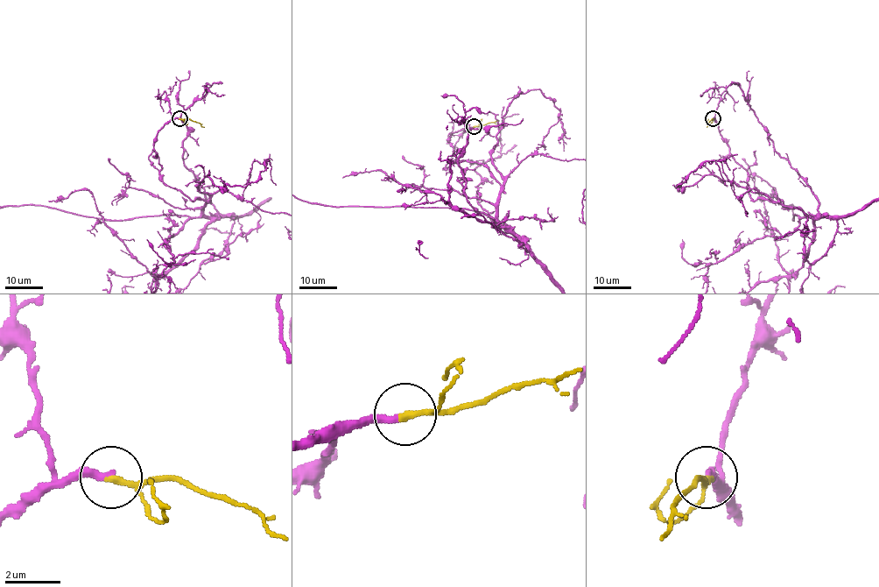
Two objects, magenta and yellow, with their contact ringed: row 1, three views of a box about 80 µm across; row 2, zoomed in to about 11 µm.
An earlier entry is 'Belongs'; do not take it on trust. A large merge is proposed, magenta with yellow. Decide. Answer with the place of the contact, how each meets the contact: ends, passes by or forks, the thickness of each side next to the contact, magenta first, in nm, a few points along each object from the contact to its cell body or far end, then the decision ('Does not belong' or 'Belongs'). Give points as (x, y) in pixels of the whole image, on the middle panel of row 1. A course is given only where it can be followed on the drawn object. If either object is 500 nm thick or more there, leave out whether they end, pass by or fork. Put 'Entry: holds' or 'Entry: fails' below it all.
Place: (474, 126). At the ring magenta ends. At the ring yellow passes by. Thickness 280 nm (magenta) against 180 nm. Course of magenta: (474, 127), (447, 143), (454, 160), (481, 163), (501, 187), (494, 217), (462, 208), (303, 201). Course of yellow: (474, 127), (498, 120). Belongs
Entry: holds

